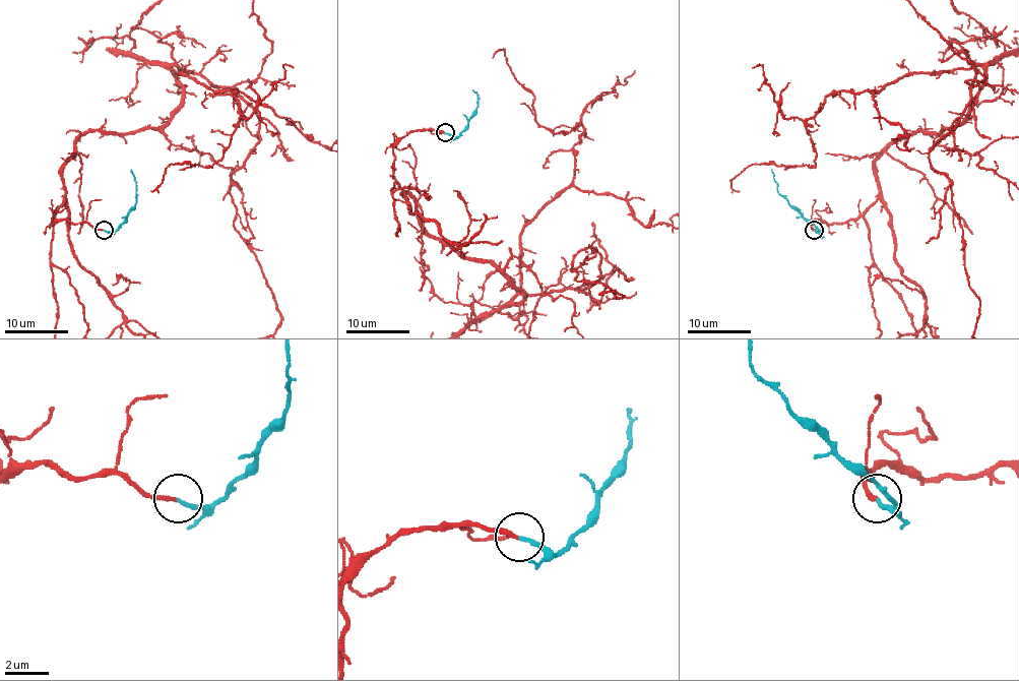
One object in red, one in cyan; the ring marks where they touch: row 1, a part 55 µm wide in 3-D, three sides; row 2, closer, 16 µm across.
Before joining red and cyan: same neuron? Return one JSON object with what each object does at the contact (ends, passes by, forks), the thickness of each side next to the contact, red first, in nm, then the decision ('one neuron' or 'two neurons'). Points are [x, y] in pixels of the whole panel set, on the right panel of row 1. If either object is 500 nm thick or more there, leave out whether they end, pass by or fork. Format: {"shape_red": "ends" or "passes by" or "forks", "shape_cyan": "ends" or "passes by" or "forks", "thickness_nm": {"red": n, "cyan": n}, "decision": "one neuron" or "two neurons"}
{"shape_red": "ends", "shape_cyan": "ends", "thickness_nm": {"red": 190, "cyan": 180}, "decision": "one neuron"}

